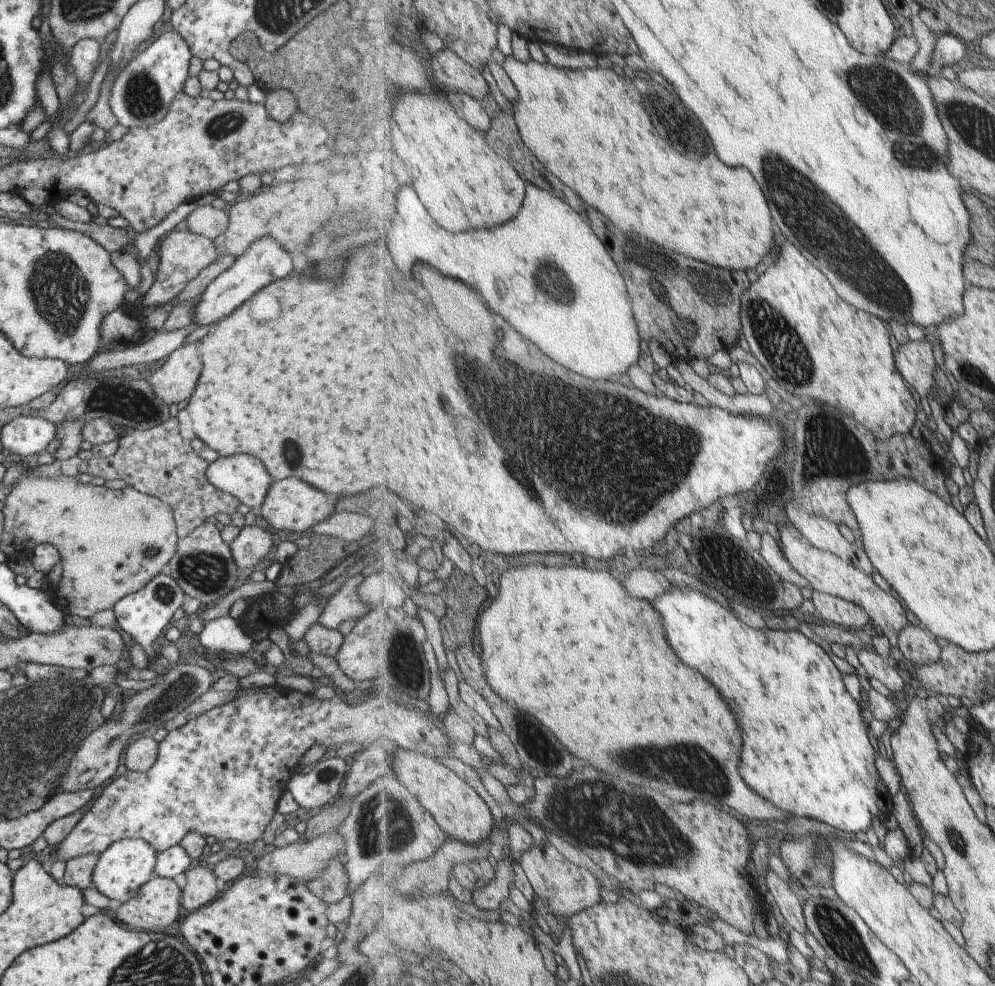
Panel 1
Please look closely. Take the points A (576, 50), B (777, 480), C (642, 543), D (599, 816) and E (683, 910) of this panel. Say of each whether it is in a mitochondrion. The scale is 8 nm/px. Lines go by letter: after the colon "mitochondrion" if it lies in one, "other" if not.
A: other
B: other
C: other
D: mitochondrion
E: other

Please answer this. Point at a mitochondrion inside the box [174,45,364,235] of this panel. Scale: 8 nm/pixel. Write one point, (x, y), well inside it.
(232, 122)

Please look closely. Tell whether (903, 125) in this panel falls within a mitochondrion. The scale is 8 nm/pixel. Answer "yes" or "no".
yes

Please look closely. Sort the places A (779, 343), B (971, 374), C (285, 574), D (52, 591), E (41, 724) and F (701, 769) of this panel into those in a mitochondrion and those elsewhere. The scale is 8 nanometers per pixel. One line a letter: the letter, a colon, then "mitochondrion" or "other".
A: mitochondrion
B: mitochondrion
C: other
D: other
E: mitochondrion
F: mitochondrion

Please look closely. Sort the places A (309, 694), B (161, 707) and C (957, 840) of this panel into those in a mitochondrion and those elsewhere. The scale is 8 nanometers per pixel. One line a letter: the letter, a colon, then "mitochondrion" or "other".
A: other
B: mitochondrion
C: mitochondrion

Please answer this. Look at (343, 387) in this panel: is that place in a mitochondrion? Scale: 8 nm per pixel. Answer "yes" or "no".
no

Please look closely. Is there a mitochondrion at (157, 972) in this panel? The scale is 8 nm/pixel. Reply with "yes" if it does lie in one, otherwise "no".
yes

